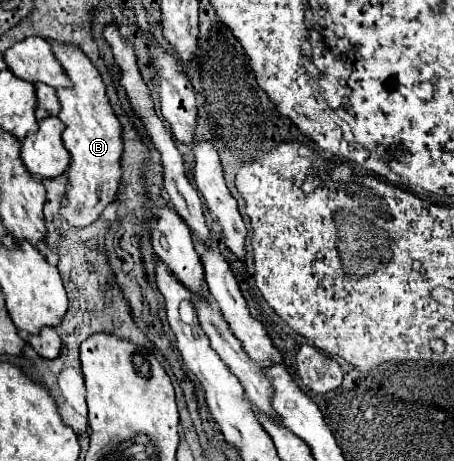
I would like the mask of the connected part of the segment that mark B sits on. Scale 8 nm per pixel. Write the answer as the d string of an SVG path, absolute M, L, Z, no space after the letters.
M60 42L52 46L58 62L62 62L66 74L74 82L74 88L58 90L58 98L62 104L62 112L58 114L58 118L66 124L62 140L72 156L68 168L66 194L60 202L60 214L68 224L84 228L96 222L98 216L104 212L104 208L116 198L116 190L122 178L122 152L124 152L122 124L118 122L118 116L114 114L108 102L102 76L92 66L90 58L84 56L82 50L78 50L76 46Z

